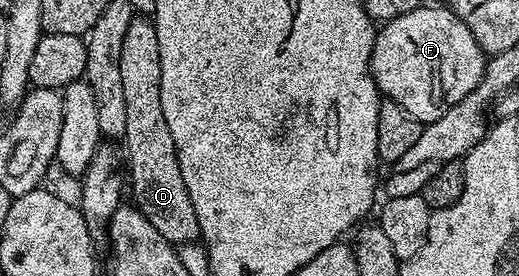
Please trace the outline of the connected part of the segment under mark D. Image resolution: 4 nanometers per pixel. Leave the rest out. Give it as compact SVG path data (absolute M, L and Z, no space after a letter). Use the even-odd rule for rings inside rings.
M133 18L132 24L128 29L126 29L126 37L122 41L122 61L120 62L120 68L122 69L122 93L126 97L126 133L124 134L122 143L123 146L128 146L128 155L126 151L126 171L130 176L130 195L133 195L133 197L136 198L133 199L134 205L144 214L146 221L150 221L150 225L154 225L154 229L158 229L158 233L162 233L162 237L166 237L168 243L173 245L183 245L200 239L198 217L194 213L194 205L190 205L190 193L186 193L186 181L182 181L182 173L180 172L180 166L178 165L174 137L170 137L170 125L166 125L166 117L162 117L162 97L160 96L160 54L158 53L158 37L156 36L156 28L151 22L149 22L149 20L147 23L144 19L147 18Z

